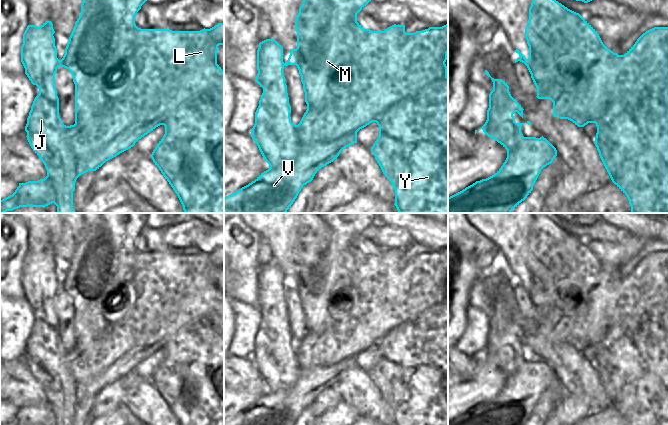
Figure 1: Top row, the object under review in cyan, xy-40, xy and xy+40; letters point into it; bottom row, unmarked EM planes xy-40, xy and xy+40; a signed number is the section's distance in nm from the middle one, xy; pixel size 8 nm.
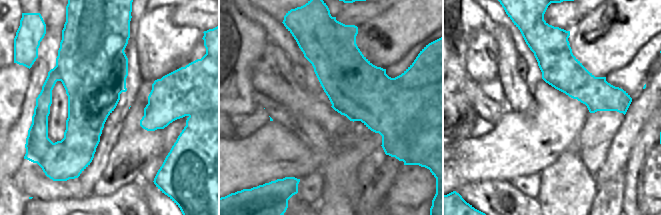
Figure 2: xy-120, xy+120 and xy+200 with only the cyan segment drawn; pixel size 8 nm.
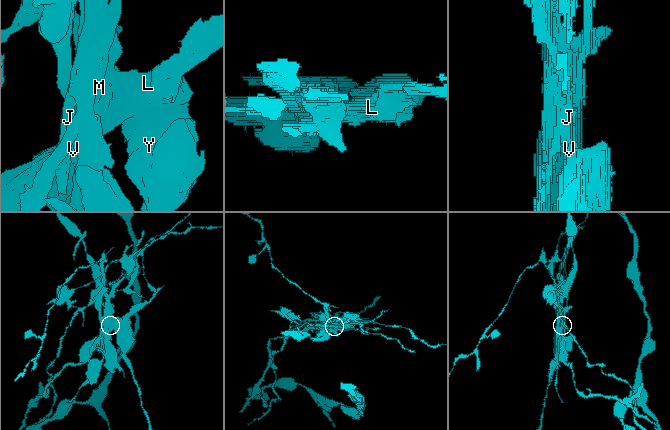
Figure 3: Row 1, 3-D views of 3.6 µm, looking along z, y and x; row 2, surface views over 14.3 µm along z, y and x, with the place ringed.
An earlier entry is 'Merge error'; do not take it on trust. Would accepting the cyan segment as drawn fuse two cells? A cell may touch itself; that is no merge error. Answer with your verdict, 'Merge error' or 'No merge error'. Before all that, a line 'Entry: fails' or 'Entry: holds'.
Entry: holds
Merge error

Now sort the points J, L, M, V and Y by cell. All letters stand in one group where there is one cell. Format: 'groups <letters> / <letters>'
groups J L M V / Y

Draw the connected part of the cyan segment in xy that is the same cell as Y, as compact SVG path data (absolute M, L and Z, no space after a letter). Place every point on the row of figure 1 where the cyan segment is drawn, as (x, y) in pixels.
M448 77L430 83L424 88L408 87L403 90L402 95L392 95L386 104L389 108L375 121L379 126L379 136L371 152L395 190L394 205L399 213L448 213Z

